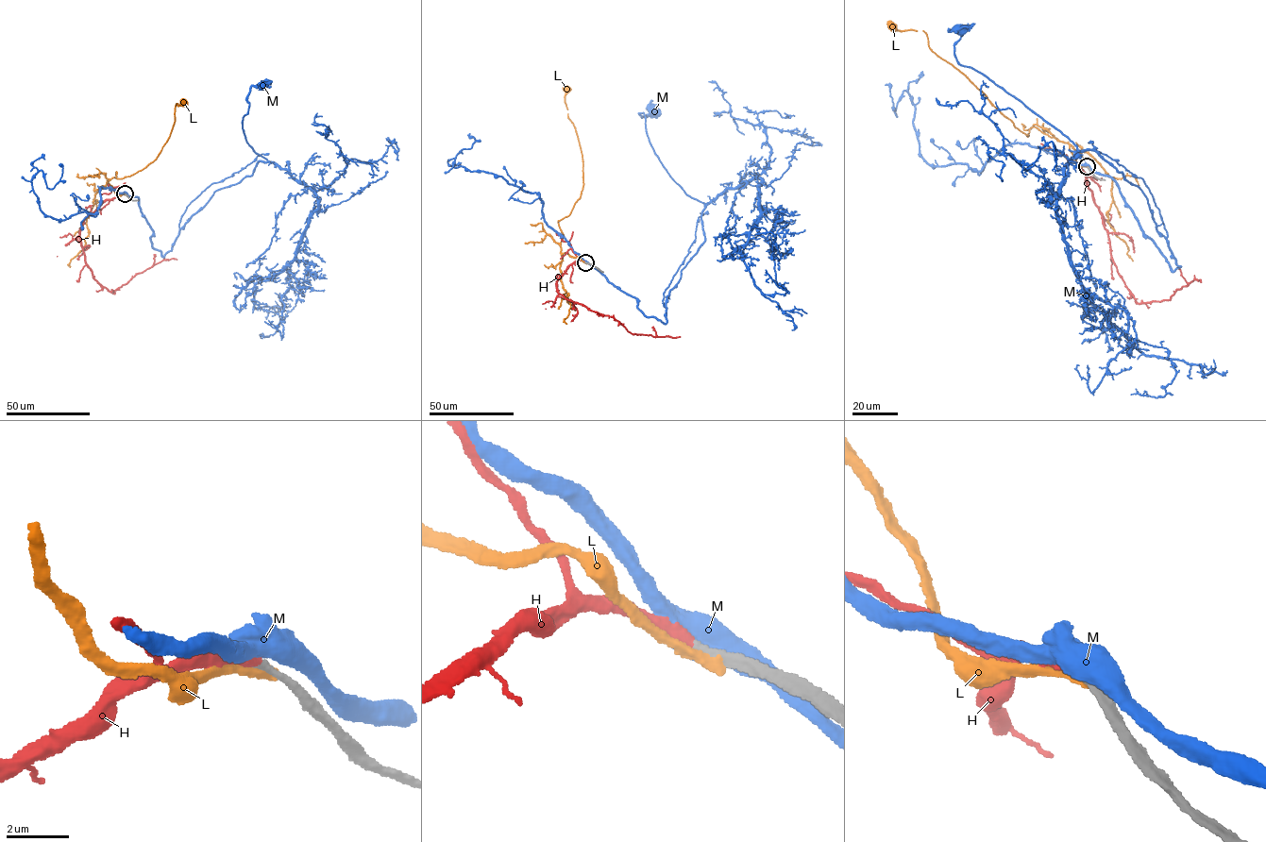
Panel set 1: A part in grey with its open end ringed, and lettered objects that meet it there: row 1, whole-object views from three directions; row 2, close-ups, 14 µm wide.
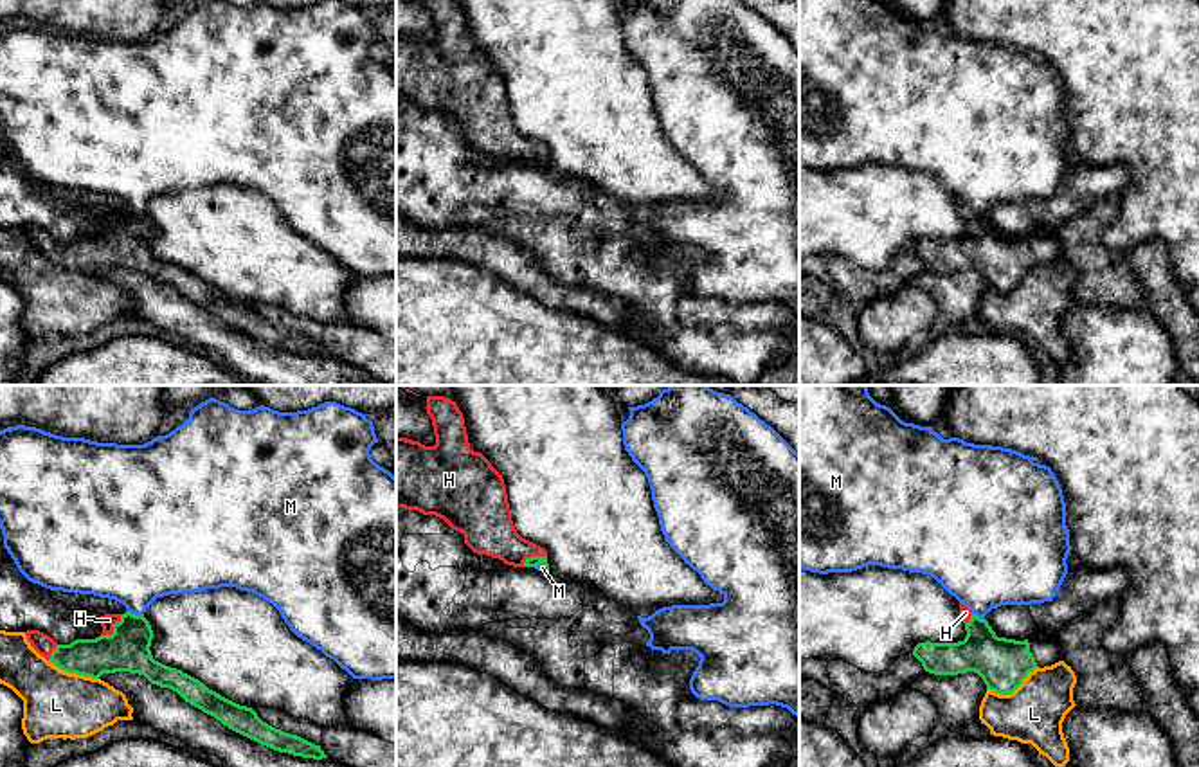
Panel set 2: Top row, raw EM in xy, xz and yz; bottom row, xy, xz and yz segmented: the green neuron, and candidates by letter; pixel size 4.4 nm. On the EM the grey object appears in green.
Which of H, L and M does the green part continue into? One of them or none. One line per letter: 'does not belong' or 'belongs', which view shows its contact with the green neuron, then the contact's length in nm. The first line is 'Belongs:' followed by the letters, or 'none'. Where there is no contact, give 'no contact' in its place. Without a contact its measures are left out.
Belongs: H
H: belongs; contact in xy; length 170 nm
L: does not belong; contact in yz; length 260 nm
M: does not belong; contact in xy; length 80 nm

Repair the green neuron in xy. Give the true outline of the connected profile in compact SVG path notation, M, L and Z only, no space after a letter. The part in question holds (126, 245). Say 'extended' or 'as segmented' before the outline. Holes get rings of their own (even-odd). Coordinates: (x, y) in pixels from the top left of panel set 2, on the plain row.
extended; M128 207L104 211L101 223L99 234L76 236L70 241L58 241L40 227L27 227L25 232L40 252L63 268L92 275L115 268L139 270L151 281L176 288L191 302L261 342L302 355L328 355L320 342L268 322L252 304L239 302L182 266L155 257L149 247L153 227L144 212Z

